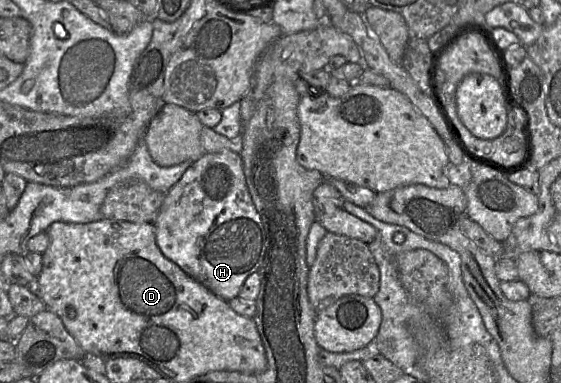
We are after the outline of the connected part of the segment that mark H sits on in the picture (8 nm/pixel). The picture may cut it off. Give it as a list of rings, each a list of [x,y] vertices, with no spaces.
[[[237,151],[205,153],[192,163],[167,192],[152,224],[155,227],[156,244],[163,255],[226,302],[238,297],[245,280],[262,265],[267,247],[266,233],[248,191],[242,160]]]

